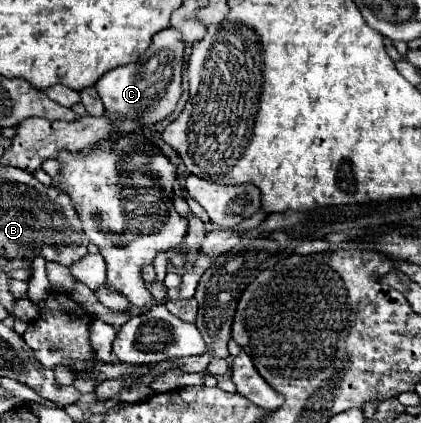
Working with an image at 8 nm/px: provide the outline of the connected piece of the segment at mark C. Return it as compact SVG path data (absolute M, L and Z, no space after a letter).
M165 28L157 36L153 36L153 46L135 62L127 66L119 66L103 74L95 90L103 100L107 112L111 116L127 116L131 120L121 122L121 132L117 136L135 130L137 126L151 126L155 122L165 120L177 106L181 96L181 68L183 68L183 50L181 34L175 28Z

